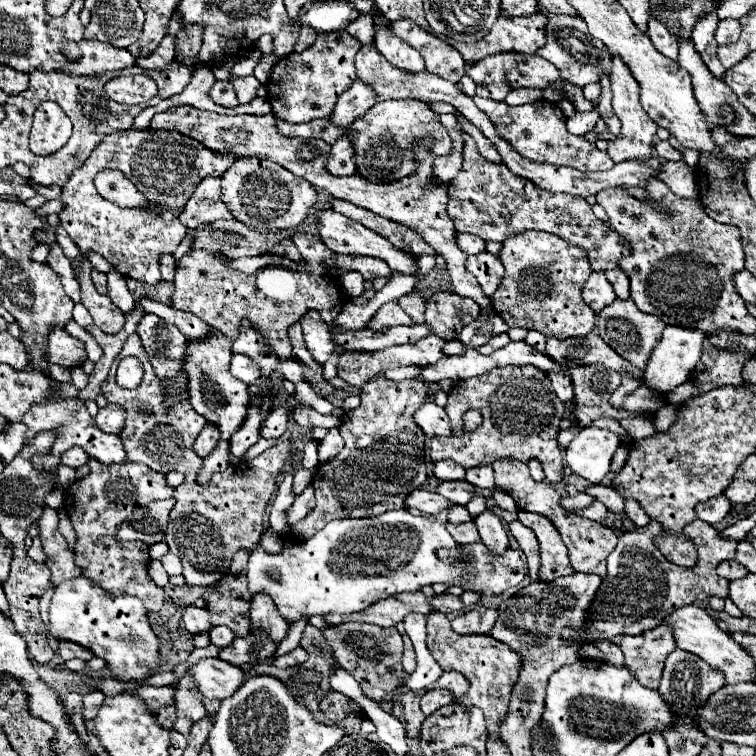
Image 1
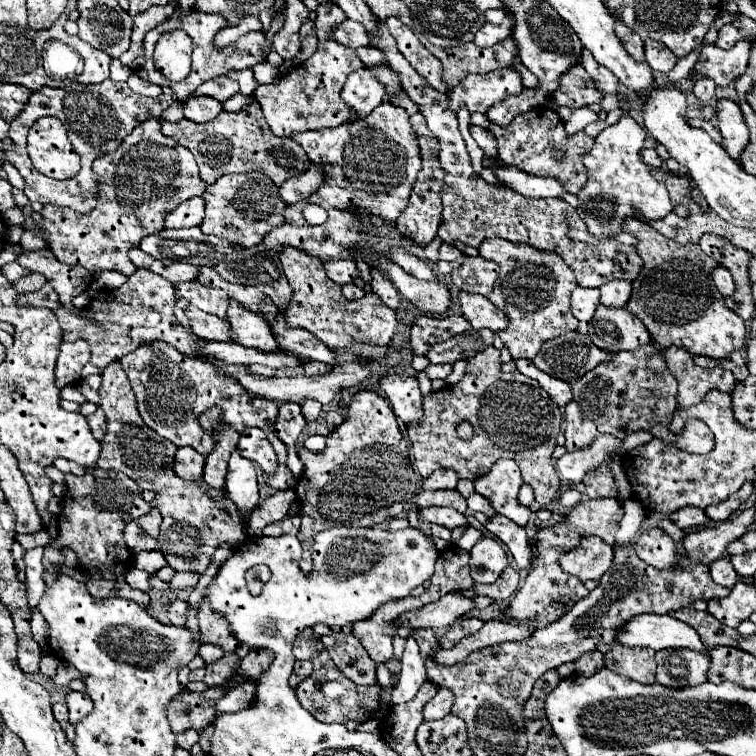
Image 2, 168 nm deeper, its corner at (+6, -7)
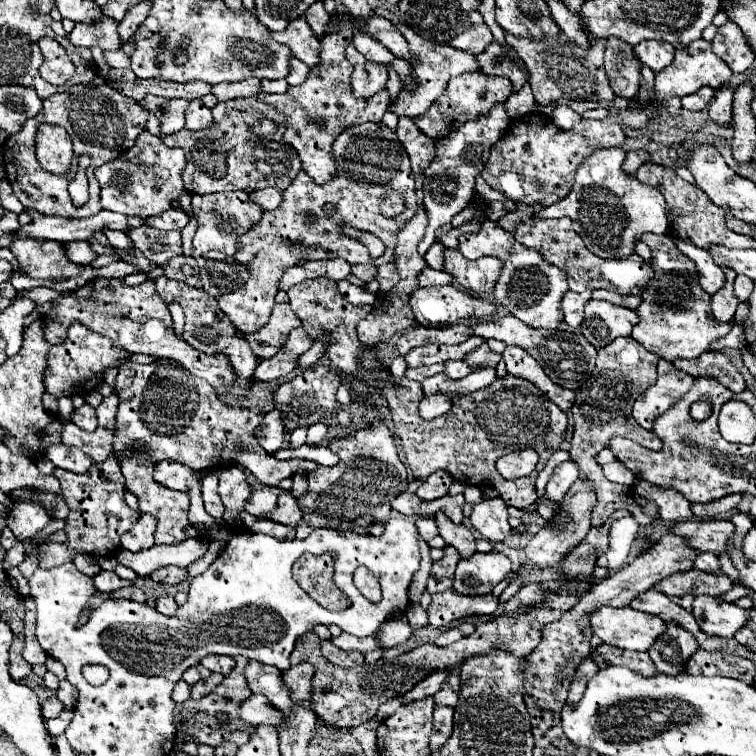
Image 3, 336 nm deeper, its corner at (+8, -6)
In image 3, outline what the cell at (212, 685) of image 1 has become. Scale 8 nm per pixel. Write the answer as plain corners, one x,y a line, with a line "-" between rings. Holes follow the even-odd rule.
252,694
250,698
246,698
240,704
240,718
248,724
272,724
278,726
280,724
280,712
268,702
268,698
260,696
260,694

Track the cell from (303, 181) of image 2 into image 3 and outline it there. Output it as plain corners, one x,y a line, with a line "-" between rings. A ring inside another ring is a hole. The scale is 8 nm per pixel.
278,188
256,190
256,192
252,192
252,202
260,202
260,206
264,206
264,210
274,210
276,206
280,206
282,194
284,192
278,190

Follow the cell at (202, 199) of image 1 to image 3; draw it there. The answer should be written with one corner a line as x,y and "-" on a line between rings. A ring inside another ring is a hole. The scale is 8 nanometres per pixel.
170,208
164,214
148,218
146,224
152,228
158,228
158,230
182,230
188,224
188,214
184,210

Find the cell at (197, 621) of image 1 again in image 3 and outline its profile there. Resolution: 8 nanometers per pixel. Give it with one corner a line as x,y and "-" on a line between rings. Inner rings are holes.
160,596
160,598
156,600
156,610
158,610
160,614
164,614
164,616
174,616
176,610
178,610
178,604
174,602
172,596

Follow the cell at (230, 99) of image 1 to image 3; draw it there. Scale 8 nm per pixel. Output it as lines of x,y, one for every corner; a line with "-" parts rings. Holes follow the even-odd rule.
192,100
186,110
186,128
188,130
204,130
210,124
212,124
210,108
200,100

